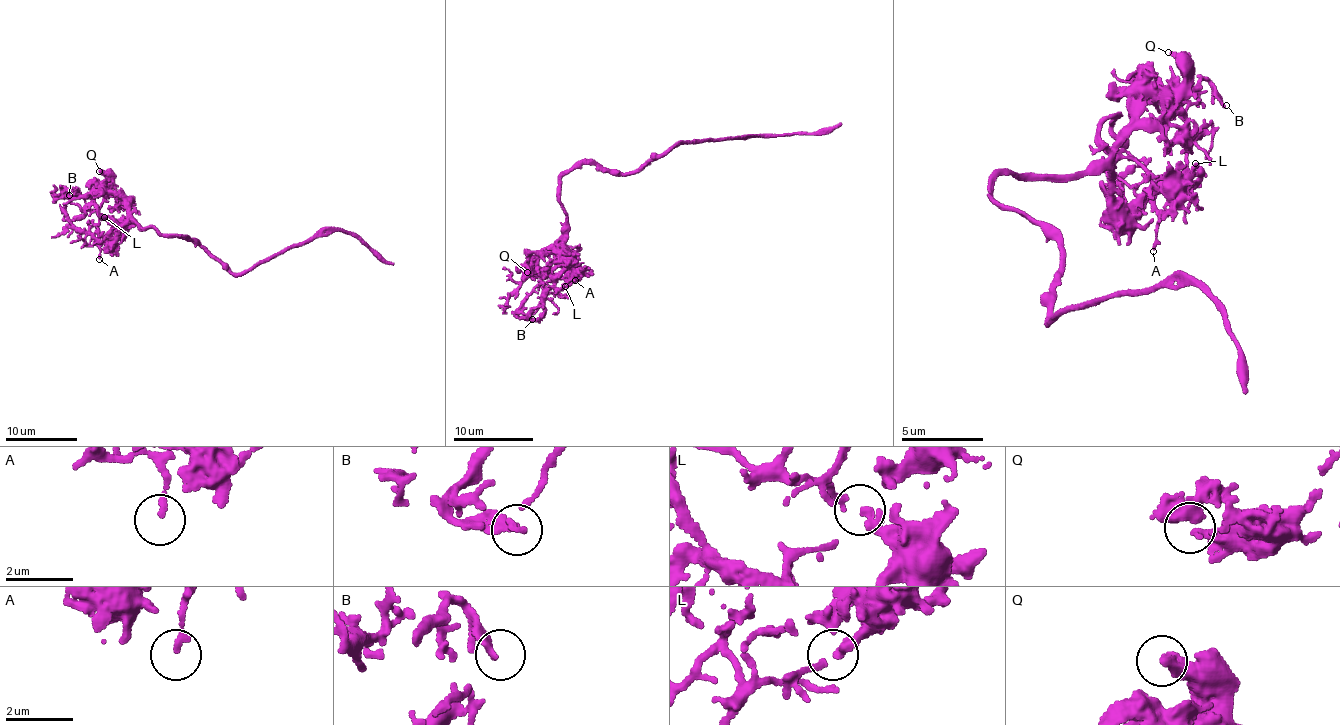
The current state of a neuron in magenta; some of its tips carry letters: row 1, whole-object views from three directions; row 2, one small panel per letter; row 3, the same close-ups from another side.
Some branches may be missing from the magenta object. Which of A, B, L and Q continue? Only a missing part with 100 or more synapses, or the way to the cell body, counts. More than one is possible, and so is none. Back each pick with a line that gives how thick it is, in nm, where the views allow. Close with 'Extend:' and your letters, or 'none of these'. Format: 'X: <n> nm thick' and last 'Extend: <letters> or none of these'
Extend: none of these

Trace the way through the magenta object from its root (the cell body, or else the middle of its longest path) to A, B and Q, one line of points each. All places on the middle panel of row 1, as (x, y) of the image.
A: (630, 174), (587, 163), (560, 178), (557, 202), (566, 215), (568, 234), (561, 271), (551, 286), (575, 280)
B: (630, 174), (587, 163), (560, 178), (557, 202), (566, 229), (542, 253), (540, 280), (516, 312), (532, 319)
Q: (630, 174), (587, 163), (560, 178), (557, 202), (566, 229), (537, 259), (539, 272), (527, 272)

